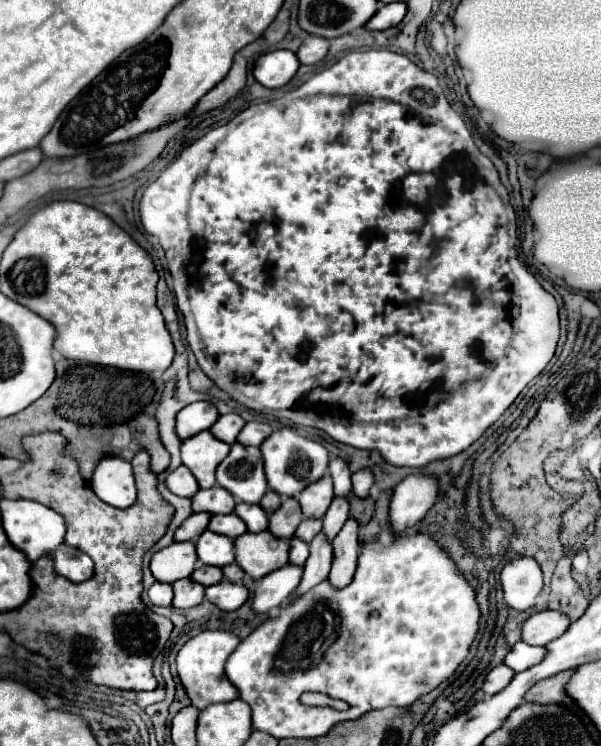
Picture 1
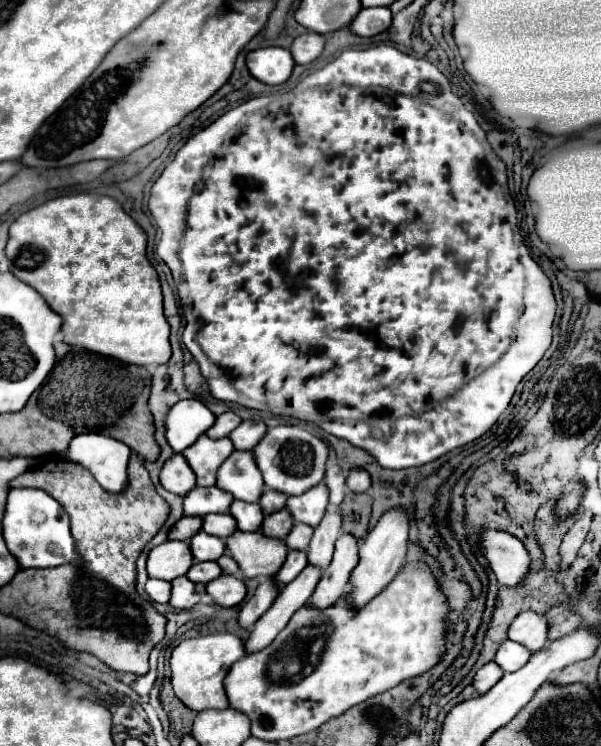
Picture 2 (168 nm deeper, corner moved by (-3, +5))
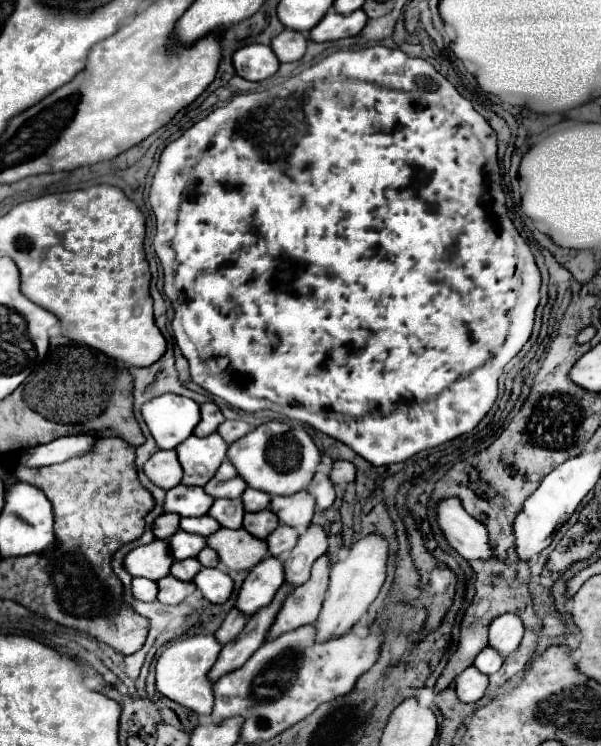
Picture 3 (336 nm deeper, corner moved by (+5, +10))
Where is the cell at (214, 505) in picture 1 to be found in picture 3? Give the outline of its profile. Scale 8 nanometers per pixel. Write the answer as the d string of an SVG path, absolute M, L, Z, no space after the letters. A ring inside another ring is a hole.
M177 485L171 491L167 491L165 499L165 511L177 513L181 517L199 517L205 515L211 509L211 499L203 487L189 487L189 485Z

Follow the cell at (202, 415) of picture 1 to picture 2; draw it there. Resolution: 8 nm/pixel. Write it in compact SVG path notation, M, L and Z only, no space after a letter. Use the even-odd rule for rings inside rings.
M179 400L165 418L165 438L173 452L183 452L215 422L213 412L199 400Z

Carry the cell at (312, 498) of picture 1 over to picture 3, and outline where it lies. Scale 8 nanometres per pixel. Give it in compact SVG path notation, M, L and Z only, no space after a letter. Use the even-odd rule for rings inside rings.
M299 491L295 495L271 495L271 509L277 513L279 521L295 527L297 531L305 531L315 513L315 499L307 491Z

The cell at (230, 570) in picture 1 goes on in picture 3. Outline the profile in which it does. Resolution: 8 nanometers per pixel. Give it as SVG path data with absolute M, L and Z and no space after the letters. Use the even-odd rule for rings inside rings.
M205 547L205 549L197 555L197 559L201 561L203 567L217 567L217 565L219 565L219 555L217 555L211 547Z

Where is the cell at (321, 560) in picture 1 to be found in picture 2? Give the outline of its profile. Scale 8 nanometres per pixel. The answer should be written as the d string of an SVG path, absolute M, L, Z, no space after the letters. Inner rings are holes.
M307 566L299 578L295 578L285 590L279 592L271 608L255 622L249 638L245 640L245 652L259 652L267 648L275 636L287 626L291 616L307 604L307 598L311 598L317 582L321 578L321 570L315 566Z

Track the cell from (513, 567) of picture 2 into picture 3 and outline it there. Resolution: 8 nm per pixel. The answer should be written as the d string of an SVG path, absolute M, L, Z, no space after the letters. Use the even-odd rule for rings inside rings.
M445 499L437 505L439 525L449 545L469 561L489 561L495 557L495 545L483 523L471 517L459 499Z

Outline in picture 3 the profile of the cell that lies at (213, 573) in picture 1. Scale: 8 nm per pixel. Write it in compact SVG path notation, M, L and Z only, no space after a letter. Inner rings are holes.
M183 559L175 561L171 567L171 575L181 579L181 581L193 581L193 577L201 571L201 565L197 559Z

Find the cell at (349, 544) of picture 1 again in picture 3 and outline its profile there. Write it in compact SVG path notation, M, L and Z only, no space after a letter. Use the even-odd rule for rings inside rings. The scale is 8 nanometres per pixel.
M325 553L313 563L311 579L305 585L299 585L285 599L281 611L277 613L273 627L269 629L267 639L279 637L285 631L291 631L301 625L317 621L323 601L325 601L327 585L329 585L329 561L331 561L331 557L329 557L329 553Z

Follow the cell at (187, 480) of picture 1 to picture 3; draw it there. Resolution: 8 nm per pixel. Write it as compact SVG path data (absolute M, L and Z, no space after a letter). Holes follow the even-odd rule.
M157 451L143 467L145 475L161 489L169 491L181 483L183 469L175 451Z

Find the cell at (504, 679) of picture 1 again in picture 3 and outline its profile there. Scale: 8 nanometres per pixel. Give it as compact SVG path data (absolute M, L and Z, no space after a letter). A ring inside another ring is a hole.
M473 665L467 667L455 681L455 691L457 697L465 703L475 703L483 697L485 689L489 685L489 677L485 673L481 673L479 669L475 669Z

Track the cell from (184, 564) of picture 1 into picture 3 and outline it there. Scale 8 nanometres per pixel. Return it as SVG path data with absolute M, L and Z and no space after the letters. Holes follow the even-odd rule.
M153 539L149 545L141 545L125 557L125 567L133 577L147 577L151 581L167 577L171 565L169 543L163 539Z

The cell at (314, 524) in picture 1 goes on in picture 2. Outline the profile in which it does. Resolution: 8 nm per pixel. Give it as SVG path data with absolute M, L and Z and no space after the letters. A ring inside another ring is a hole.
M295 524L283 542L285 542L285 546L289 550L307 550L311 536L313 536L313 528L311 526Z

